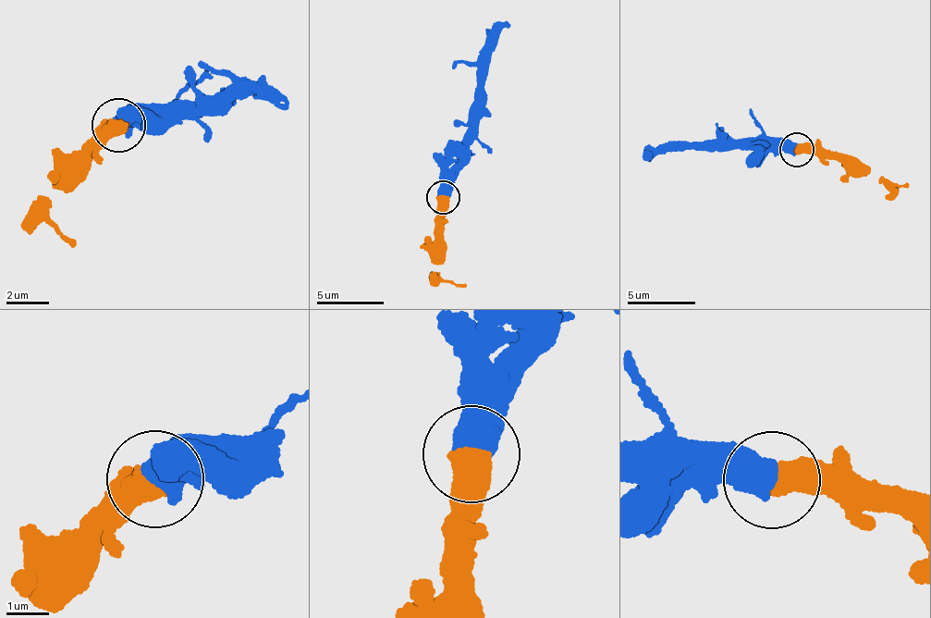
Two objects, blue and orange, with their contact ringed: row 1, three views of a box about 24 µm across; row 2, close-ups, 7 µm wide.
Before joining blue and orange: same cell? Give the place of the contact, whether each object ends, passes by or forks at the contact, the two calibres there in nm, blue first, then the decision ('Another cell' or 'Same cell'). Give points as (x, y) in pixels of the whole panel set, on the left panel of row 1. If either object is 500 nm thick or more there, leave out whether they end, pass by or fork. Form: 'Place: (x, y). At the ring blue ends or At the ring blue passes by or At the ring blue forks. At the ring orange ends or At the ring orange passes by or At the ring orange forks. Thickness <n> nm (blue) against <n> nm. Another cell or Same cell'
Place: (118, 125). Thickness 700 nm (blue) against 650 nm. Same cell

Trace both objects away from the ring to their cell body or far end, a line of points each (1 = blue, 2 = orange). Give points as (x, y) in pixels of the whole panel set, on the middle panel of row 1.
1: (442, 194), (442, 174), (465, 144), (474, 118), (476, 60), (483, 44), (505, 25), (509, 28)
2: (442, 197), (442, 253), (431, 260), (431, 275), (456, 286), (467, 286)

